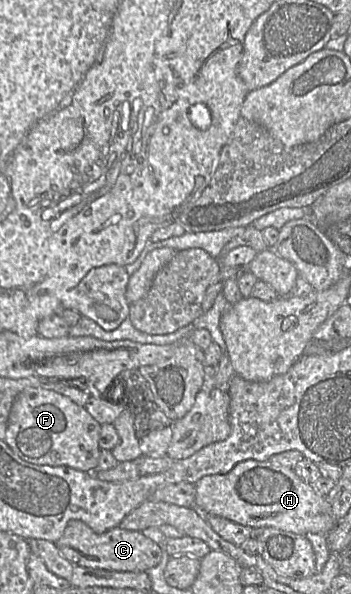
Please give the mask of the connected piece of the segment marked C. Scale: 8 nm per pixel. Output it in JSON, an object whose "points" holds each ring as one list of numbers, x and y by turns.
{"points":[[71,520,61,538,55,542,60,554,81,567,120,572,146,572,162,559,159,544,143,535,141,531,115,527,102,534,95,533,80,520]]}

